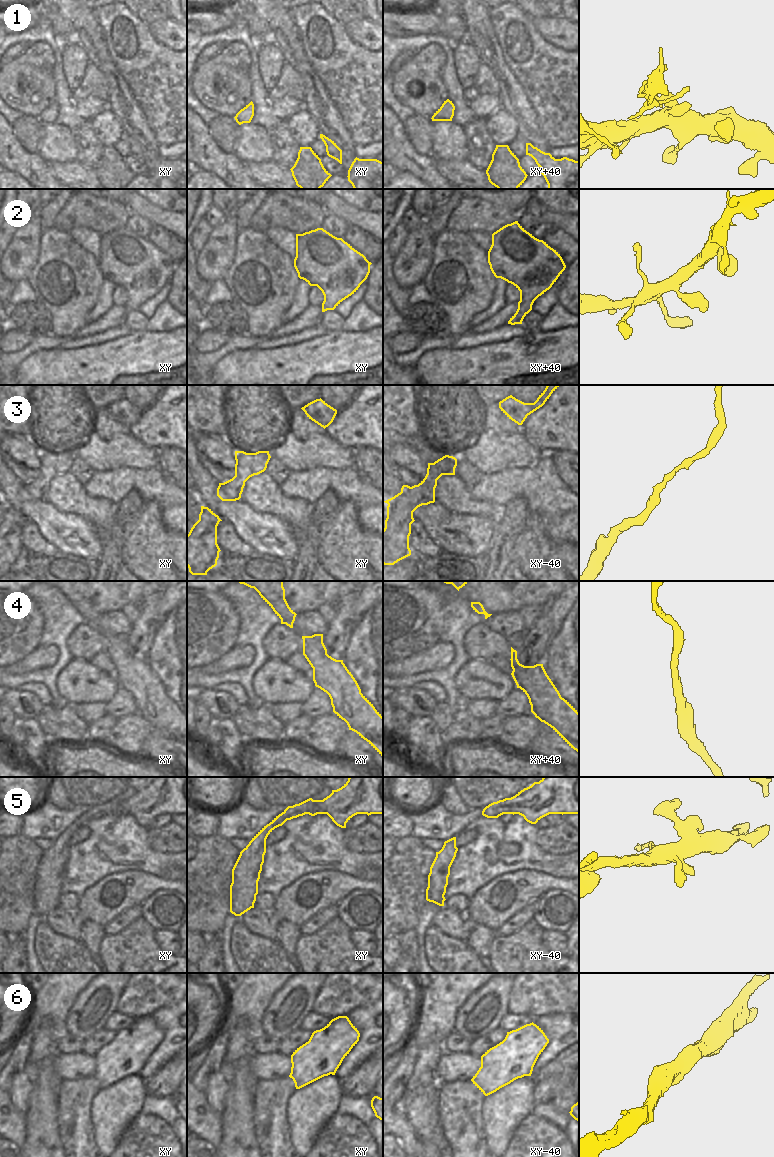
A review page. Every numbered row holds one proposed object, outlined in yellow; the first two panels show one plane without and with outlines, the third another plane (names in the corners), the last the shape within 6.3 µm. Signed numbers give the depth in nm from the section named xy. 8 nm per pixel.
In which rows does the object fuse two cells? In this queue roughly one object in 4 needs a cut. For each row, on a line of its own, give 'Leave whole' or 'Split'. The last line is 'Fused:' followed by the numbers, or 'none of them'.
1: Split
2: Leave whole
3: Leave whole
4: Leave whole
5: Leave whole
6: Leave whole
Fused: 1.

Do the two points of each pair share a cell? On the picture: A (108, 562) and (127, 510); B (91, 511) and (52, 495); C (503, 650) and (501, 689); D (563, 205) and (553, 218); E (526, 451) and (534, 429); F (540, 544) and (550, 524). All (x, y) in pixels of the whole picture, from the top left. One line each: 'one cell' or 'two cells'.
A: one cell
B: one cell
C: two cells
D: two cells
E: two cells
F: two cells

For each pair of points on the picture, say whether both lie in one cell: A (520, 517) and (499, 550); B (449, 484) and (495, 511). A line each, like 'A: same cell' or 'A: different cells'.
A: same cell
B: same cell

